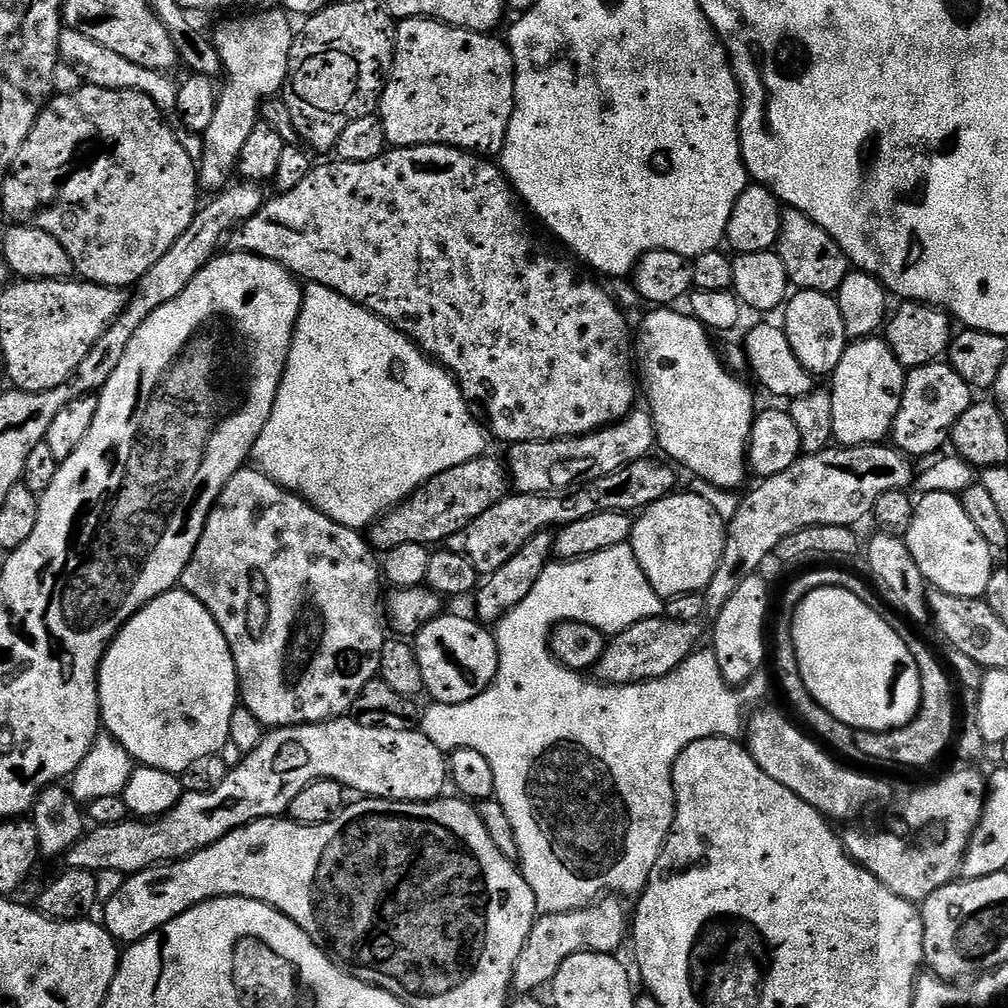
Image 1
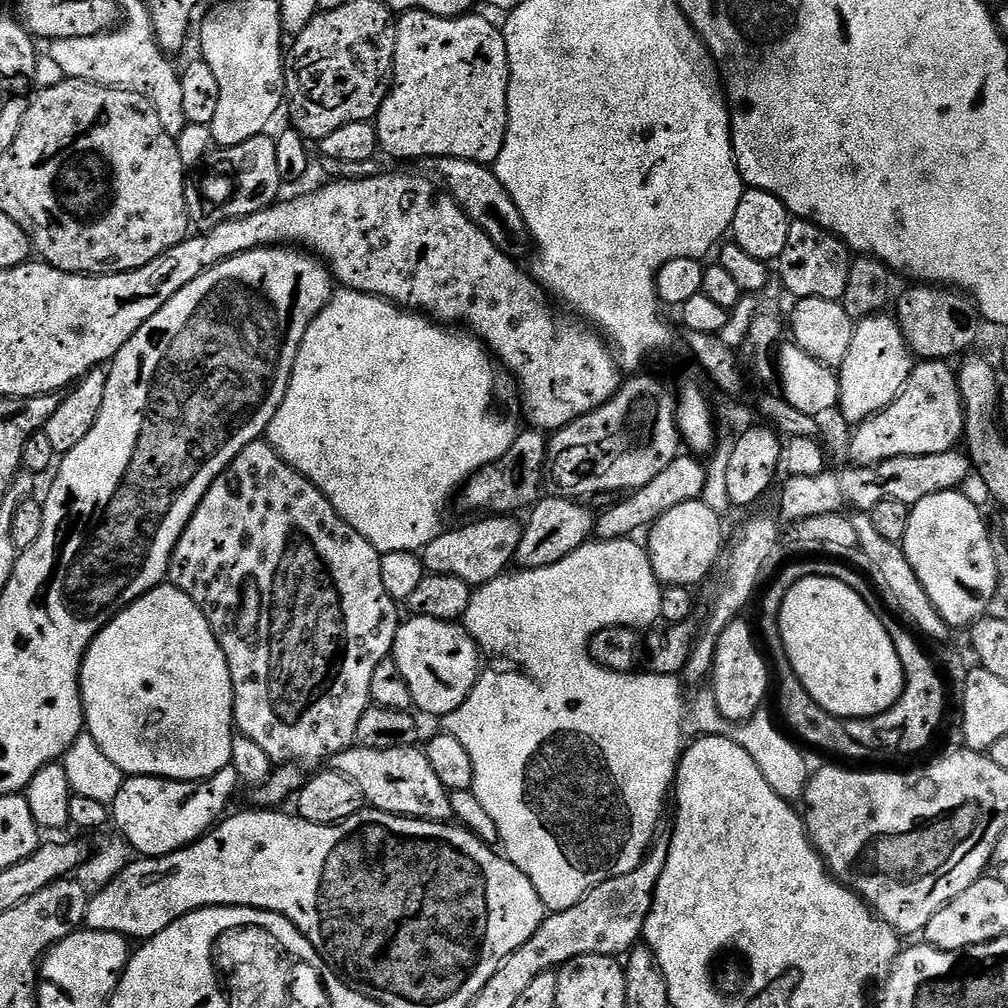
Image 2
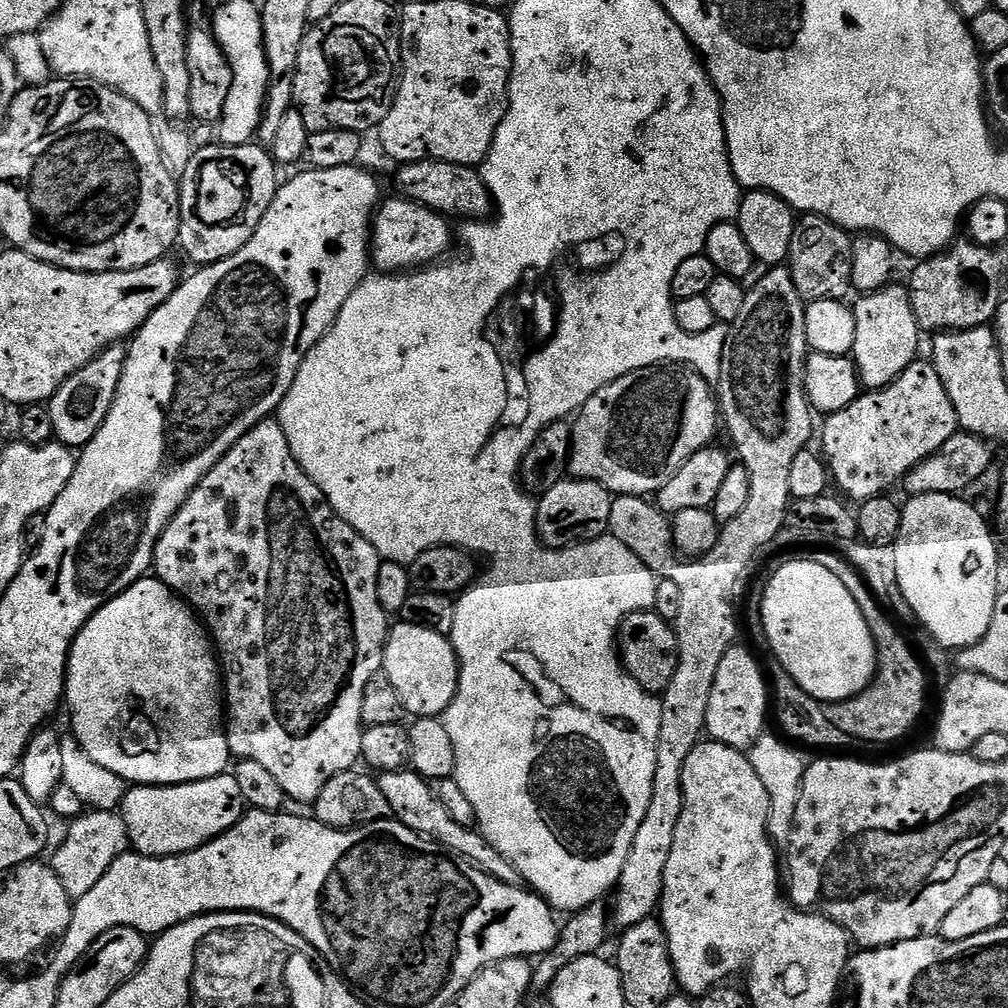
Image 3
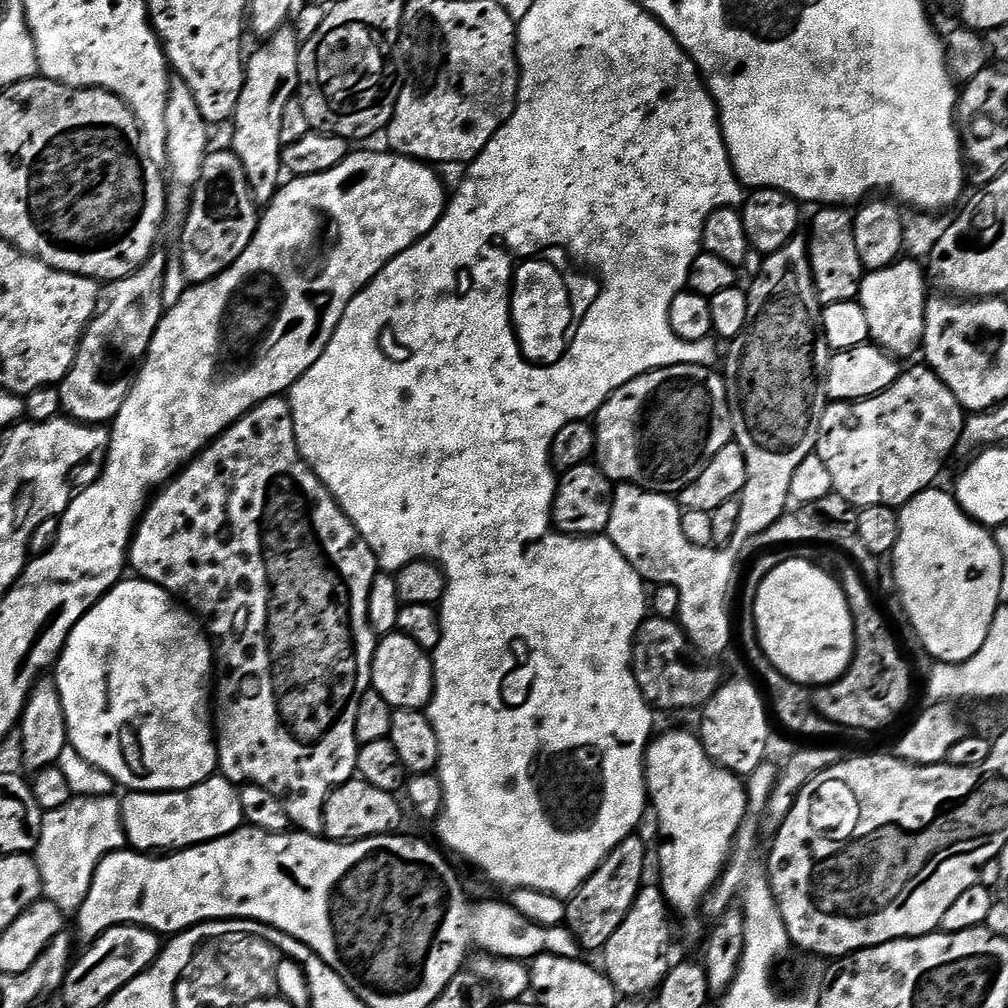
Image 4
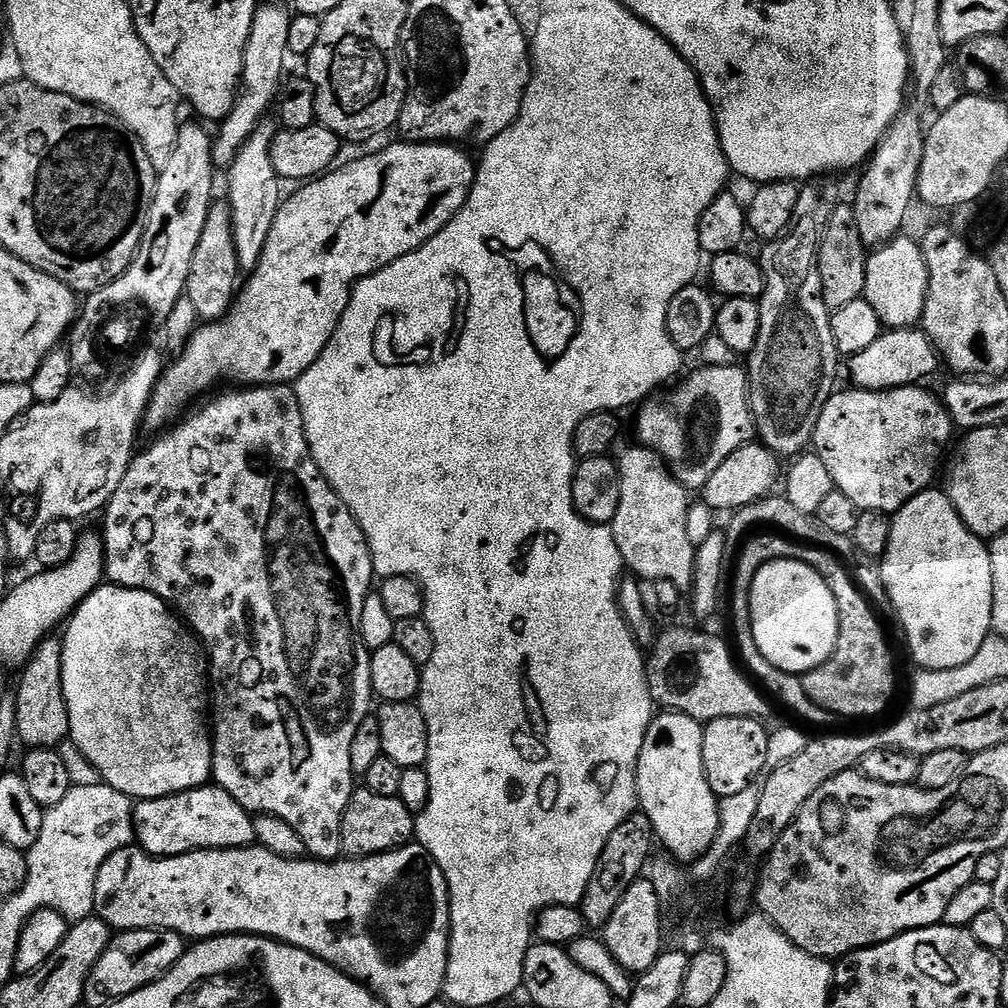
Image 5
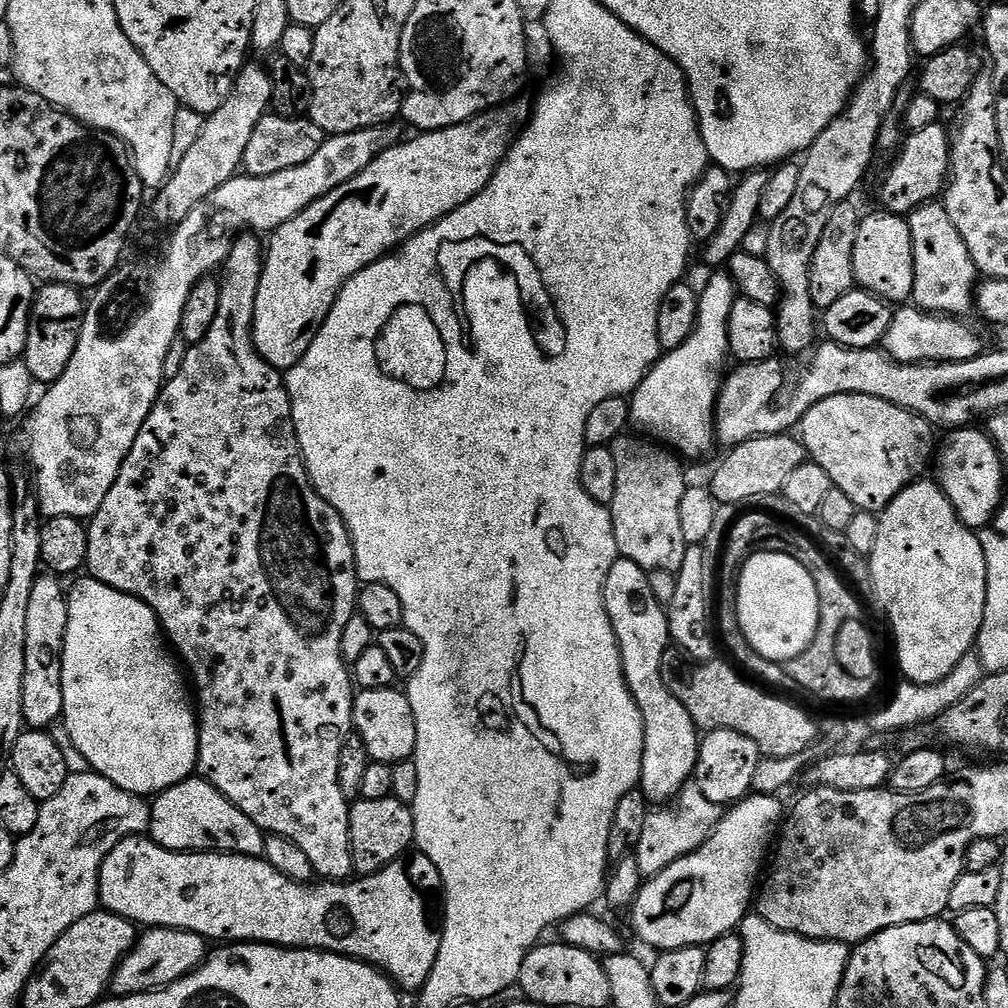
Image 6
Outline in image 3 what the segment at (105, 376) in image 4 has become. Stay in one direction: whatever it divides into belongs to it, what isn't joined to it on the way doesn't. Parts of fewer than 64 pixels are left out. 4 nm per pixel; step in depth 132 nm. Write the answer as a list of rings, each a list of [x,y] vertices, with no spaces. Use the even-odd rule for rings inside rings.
[[[113,346],[104,349],[82,370],[78,370],[47,401],[50,418],[54,422],[54,434],[59,443],[73,450],[83,449],[98,434],[102,422],[106,422],[106,414],[110,414],[110,406],[114,406],[114,398],[118,395],[118,382],[122,382],[122,370],[126,366],[128,349],[124,346]]]

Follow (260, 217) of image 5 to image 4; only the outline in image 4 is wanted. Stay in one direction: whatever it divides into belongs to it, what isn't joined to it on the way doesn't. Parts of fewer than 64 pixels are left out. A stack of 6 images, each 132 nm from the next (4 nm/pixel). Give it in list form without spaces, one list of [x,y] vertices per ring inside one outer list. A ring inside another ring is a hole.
[[[285,26],[267,37],[261,43],[264,45],[253,56],[247,57],[242,94],[230,121],[231,127],[236,127],[232,132],[230,150],[239,158],[252,196],[260,206],[270,203],[276,197],[276,191],[282,187],[282,114],[286,111],[286,102],[290,102],[297,95],[300,87],[298,66],[301,43],[296,37],[295,27]]]

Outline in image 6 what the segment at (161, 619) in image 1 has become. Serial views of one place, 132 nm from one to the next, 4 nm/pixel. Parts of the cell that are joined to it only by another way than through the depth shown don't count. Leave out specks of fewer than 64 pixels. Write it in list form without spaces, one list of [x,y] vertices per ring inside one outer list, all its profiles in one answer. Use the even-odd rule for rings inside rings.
[[[91,578],[78,581],[70,588],[67,597],[68,625],[62,658],[62,724],[74,746],[82,750],[89,769],[114,782],[114,786],[145,798],[155,797],[189,779],[196,772],[200,745],[198,712],[185,673],[166,643],[154,610],[137,596],[116,592]]]

